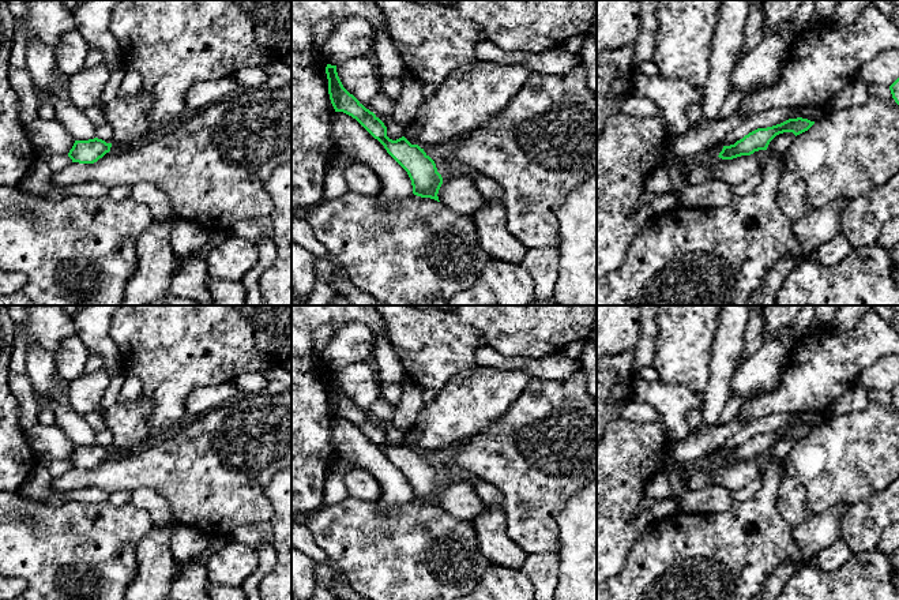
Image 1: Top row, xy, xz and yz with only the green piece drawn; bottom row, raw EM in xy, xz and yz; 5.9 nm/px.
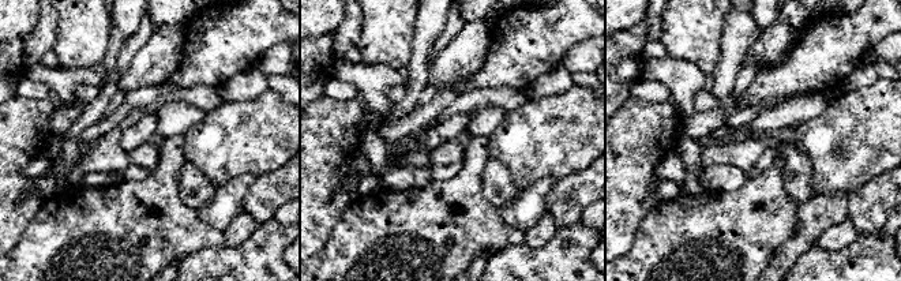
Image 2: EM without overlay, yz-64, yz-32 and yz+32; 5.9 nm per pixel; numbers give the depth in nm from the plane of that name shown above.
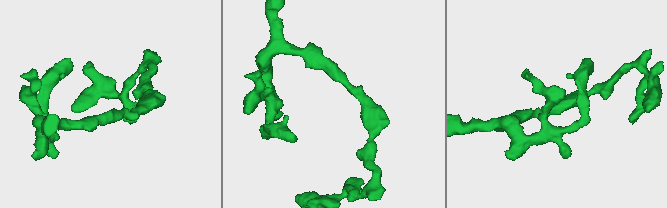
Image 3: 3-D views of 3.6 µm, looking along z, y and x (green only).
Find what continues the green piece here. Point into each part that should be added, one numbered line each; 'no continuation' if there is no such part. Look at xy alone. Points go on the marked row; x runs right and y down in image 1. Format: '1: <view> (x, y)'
no continuation

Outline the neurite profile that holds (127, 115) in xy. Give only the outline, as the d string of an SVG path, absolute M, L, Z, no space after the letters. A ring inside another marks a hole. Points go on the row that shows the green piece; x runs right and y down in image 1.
M140 89L131 95L119 94L102 108L113 130L112 146L127 150L157 134L147 116L150 106L151 98Z

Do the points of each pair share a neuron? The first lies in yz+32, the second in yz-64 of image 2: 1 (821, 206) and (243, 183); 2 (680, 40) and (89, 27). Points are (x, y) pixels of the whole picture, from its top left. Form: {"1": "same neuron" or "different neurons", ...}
{"1": "same neuron", "2": "same neuron"}

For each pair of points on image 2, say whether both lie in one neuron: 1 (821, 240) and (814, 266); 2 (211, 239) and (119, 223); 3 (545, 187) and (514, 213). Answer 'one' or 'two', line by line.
1: two
2: one
3: one

